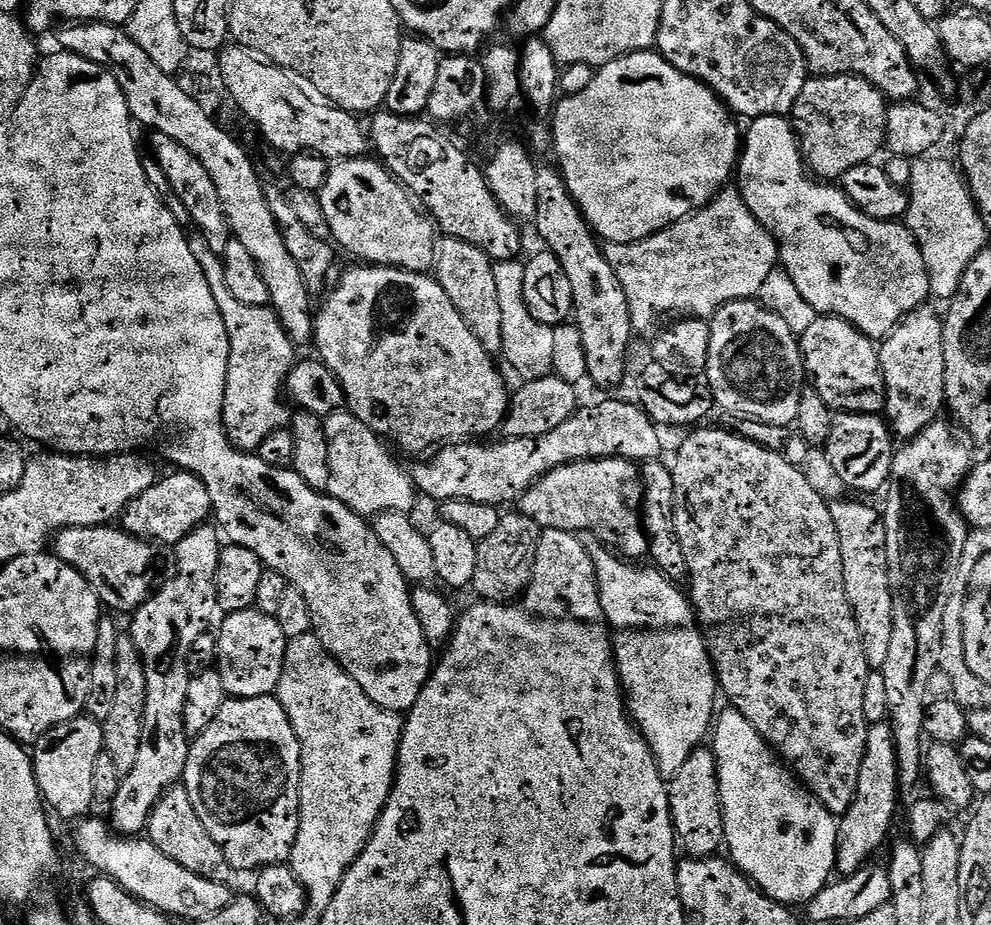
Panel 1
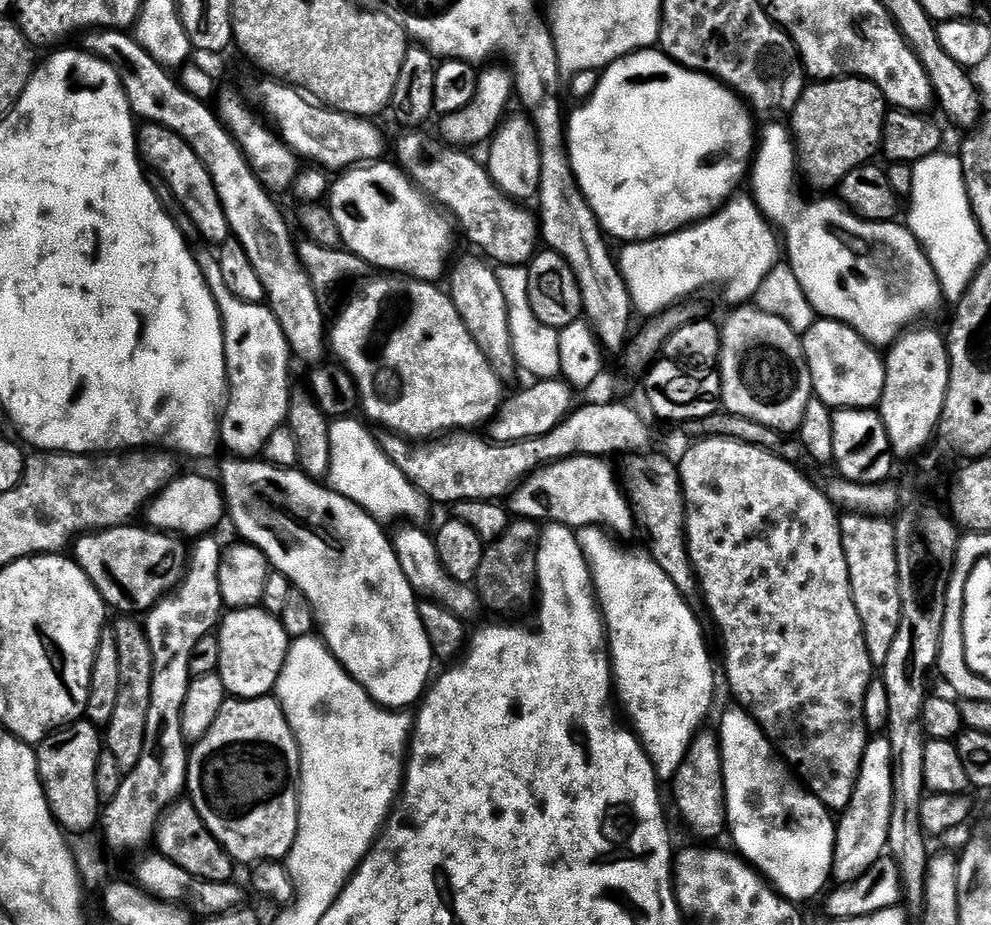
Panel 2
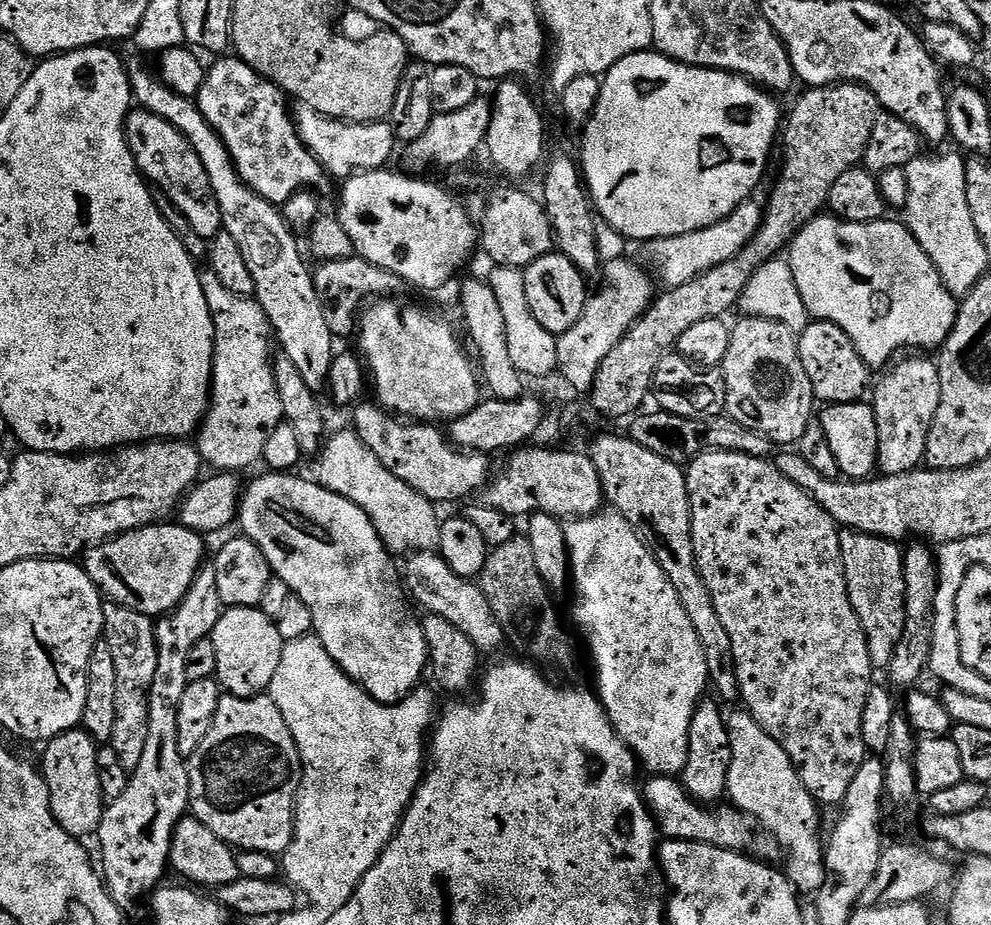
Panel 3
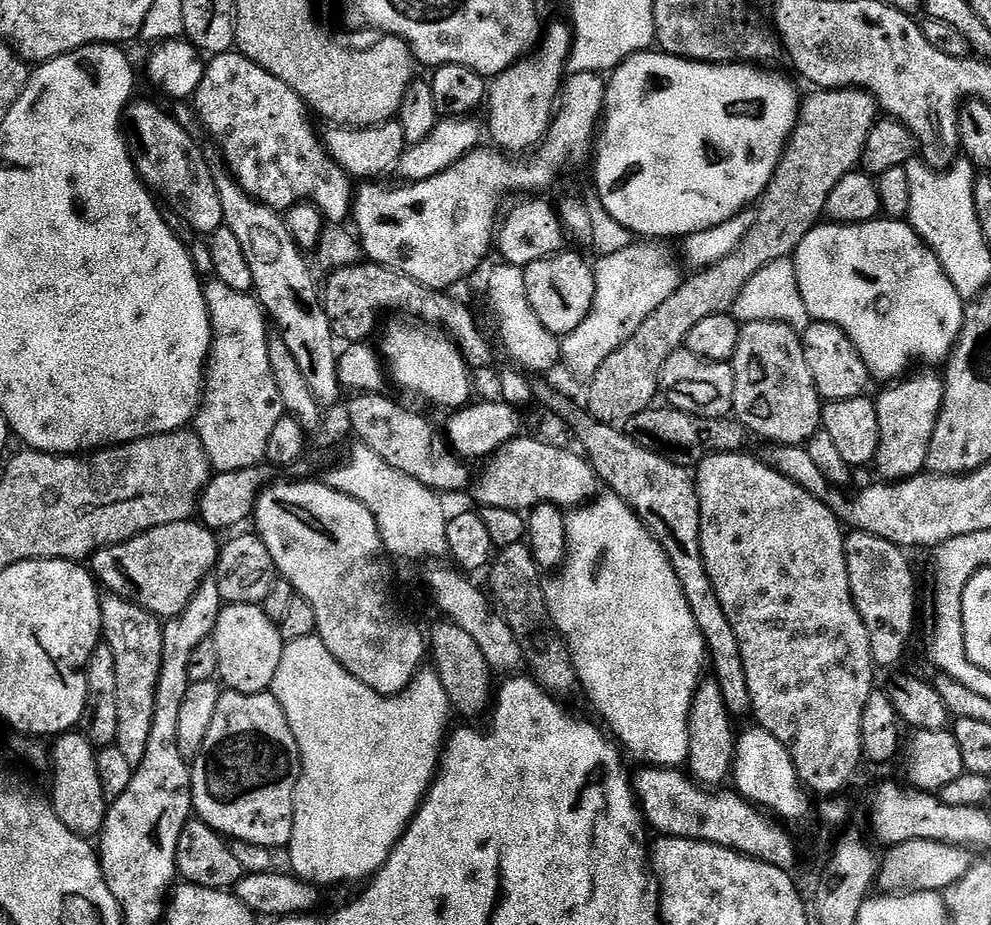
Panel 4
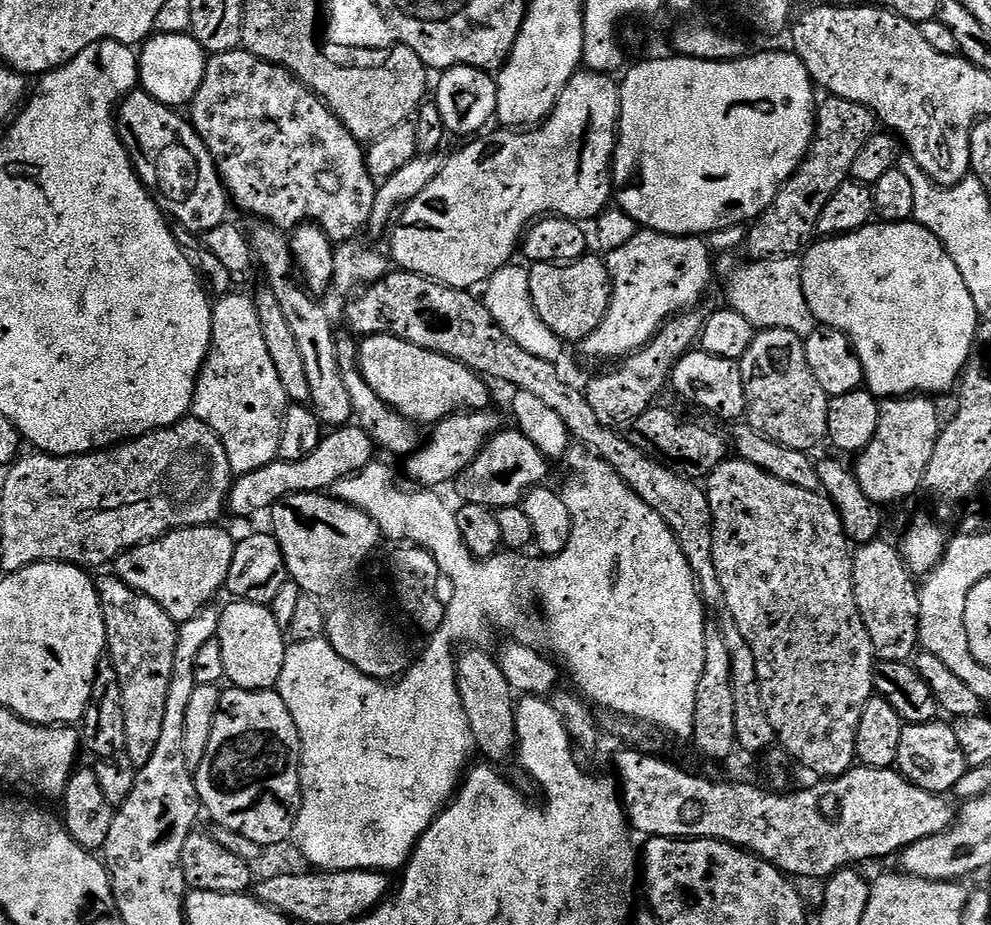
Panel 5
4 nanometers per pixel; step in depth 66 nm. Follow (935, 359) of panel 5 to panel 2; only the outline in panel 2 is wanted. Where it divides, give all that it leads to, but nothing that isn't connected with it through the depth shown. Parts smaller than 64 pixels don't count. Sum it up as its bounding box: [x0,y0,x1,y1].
[786,199,942,346]

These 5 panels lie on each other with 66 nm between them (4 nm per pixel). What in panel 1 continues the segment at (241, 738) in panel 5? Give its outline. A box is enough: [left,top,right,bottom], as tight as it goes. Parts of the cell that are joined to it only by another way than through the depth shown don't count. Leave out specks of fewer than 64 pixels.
[182,695,300,873]

